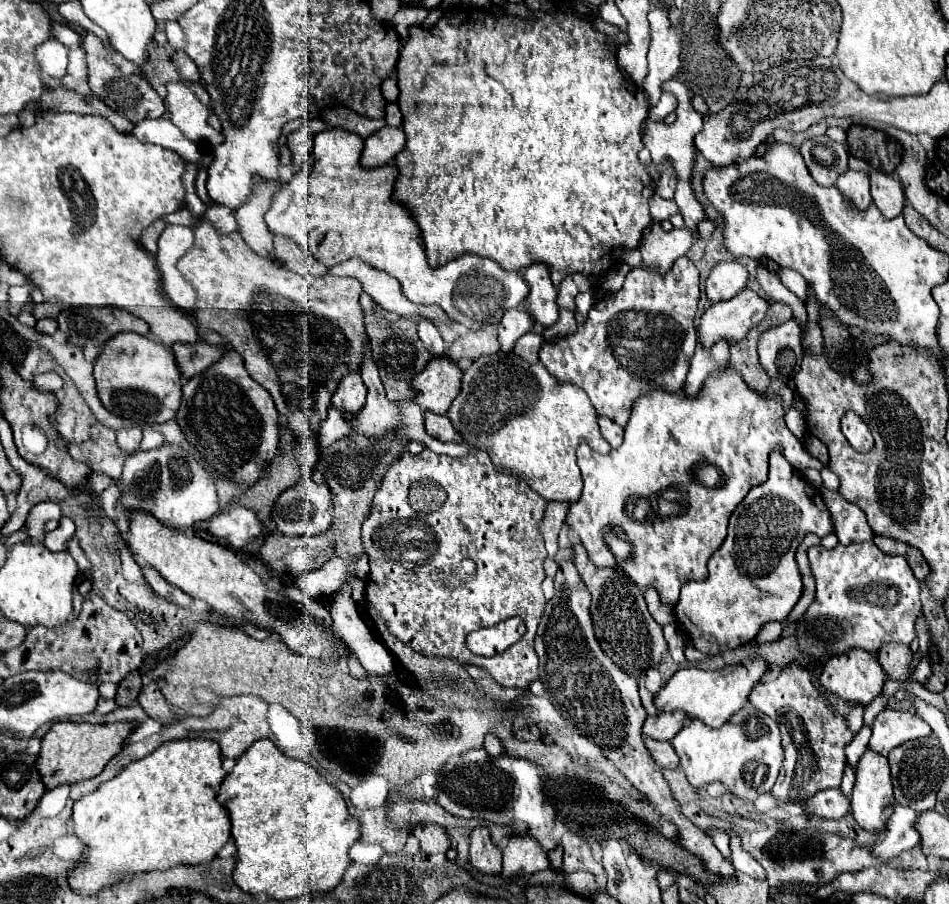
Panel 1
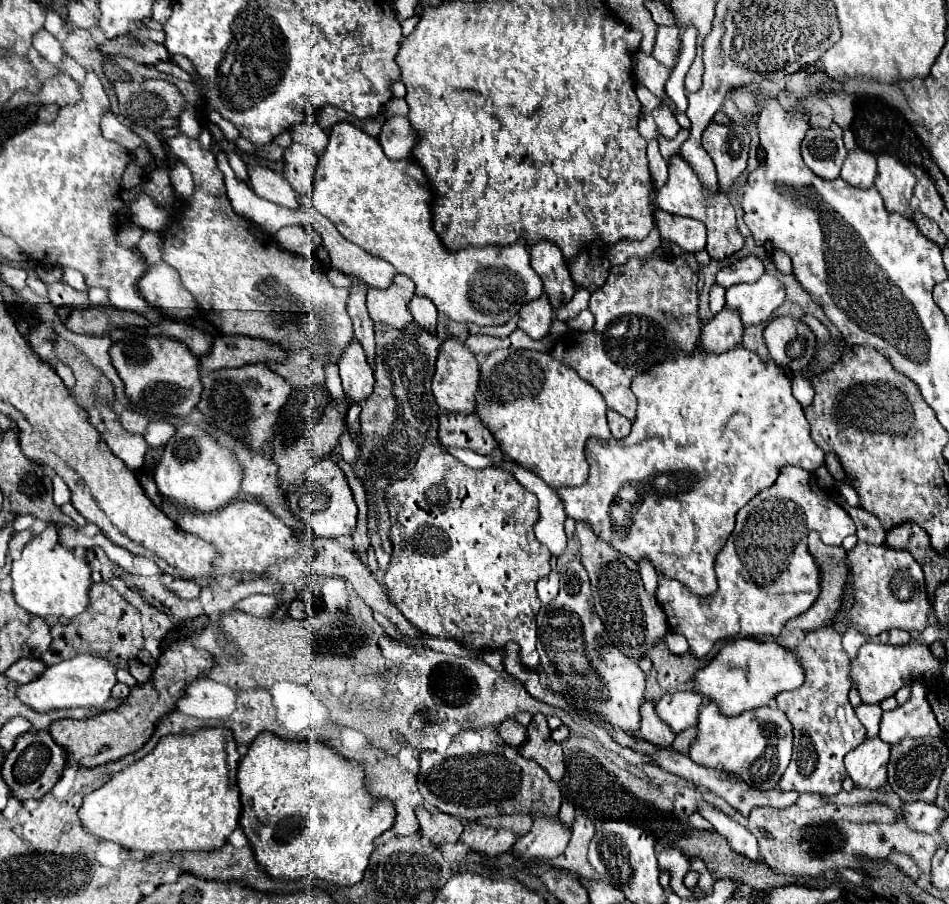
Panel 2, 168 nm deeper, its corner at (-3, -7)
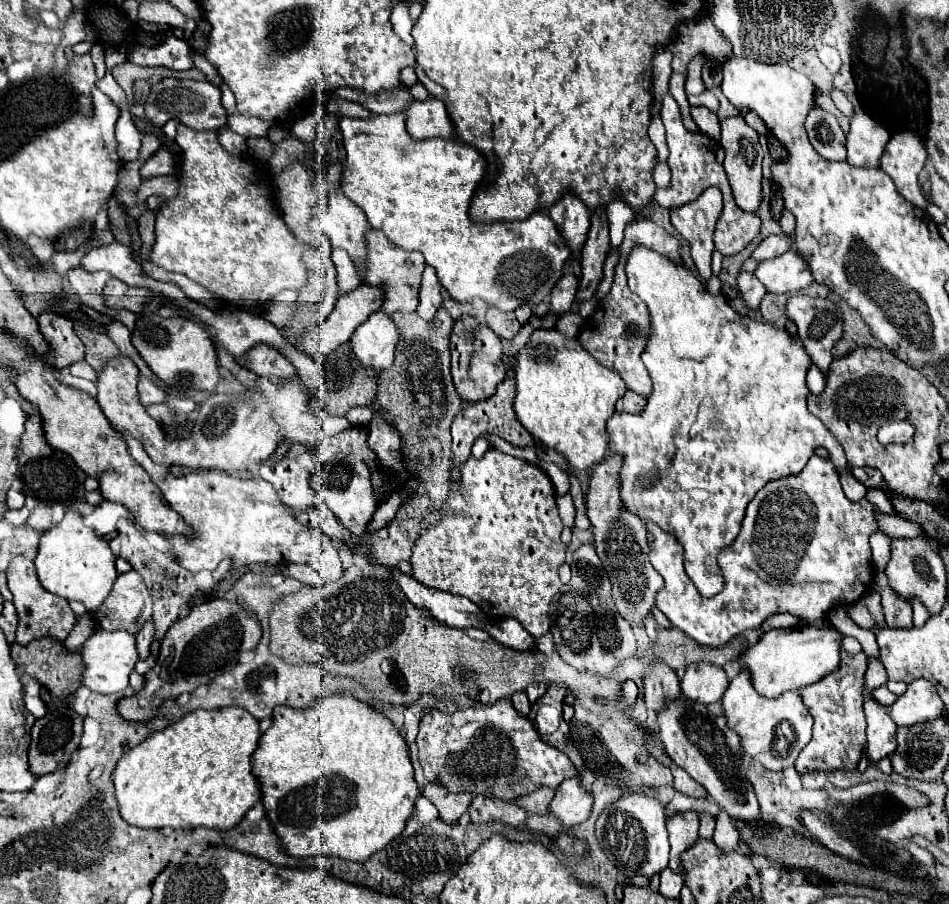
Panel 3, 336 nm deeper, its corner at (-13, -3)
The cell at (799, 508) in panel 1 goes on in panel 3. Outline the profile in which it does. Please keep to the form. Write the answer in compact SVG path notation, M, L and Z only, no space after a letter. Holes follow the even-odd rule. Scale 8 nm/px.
M812 455L808 465L798 475L770 481L748 503L738 537L732 545L720 549L718 553L718 567L724 577L724 589L714 597L702 597L686 575L684 547L678 545L676 535L660 529L656 523L646 523L648 531L654 535L650 545L650 563L664 577L664 587L656 593L656 607L670 619L672 625L682 629L700 645L720 647L746 629L758 629L764 619L774 615L778 601L782 601L782 593L786 593L786 585L826 585L824 589L830 589L830 601L834 601L834 607L856 603L862 595L866 595L874 579L868 537L878 531L876 511L876 505L866 497L856 503L846 499L834 463L830 459Z

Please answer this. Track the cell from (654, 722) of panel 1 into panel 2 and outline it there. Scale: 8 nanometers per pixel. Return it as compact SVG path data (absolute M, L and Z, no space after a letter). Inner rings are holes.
M680 691L674 695L664 695L656 703L656 713L672 729L672 733L678 735L690 725L696 725L700 705L702 705L702 697L698 693Z

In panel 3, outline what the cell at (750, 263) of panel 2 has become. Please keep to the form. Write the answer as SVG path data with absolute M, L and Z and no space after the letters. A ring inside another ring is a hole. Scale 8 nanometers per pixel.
M770 235L756 247L756 251L752 253L752 259L766 261L770 257L778 257L788 249L792 249L792 245L794 245L794 239L788 235Z

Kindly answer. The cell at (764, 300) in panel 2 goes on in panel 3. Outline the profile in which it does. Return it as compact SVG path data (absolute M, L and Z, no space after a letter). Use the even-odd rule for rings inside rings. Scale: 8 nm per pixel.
M786 251L780 257L762 261L754 273L772 293L798 293L814 283L808 261L798 251Z

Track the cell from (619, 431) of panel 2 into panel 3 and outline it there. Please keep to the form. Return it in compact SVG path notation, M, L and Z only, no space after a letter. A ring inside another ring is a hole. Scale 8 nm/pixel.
M628 389L620 397L620 401L616 403L616 411L620 411L620 413L640 413L644 409L644 405L646 405L646 397Z

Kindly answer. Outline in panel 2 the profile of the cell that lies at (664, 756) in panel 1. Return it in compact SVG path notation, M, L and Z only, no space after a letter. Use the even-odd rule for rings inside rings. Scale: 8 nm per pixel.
M646 701L646 703L640 707L640 715L642 715L642 739L648 741L648 743L654 745L654 747L660 747L660 749L672 747L674 735L672 735L672 731L668 731L668 725L664 725L664 723L656 717L656 713L654 713L654 703Z

